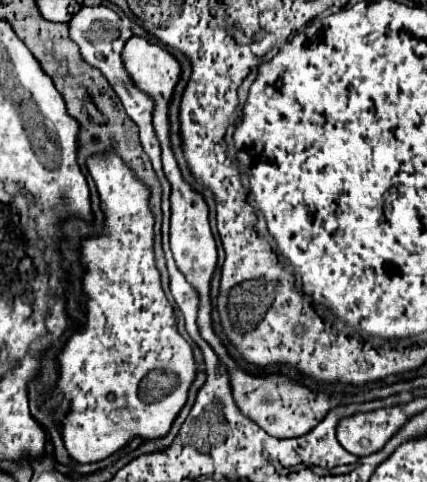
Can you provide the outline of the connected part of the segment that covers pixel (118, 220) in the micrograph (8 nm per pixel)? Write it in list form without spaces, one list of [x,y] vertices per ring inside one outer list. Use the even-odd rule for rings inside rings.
[[[113,153],[109,155],[103,155],[103,157],[89,157],[87,159],[87,167],[89,167],[89,173],[93,175],[95,179],[95,185],[97,185],[97,191],[101,195],[101,207],[107,215],[107,227],[103,231],[103,235],[91,235],[85,238],[83,241],[83,247],[81,247],[81,253],[83,253],[83,263],[87,267],[87,275],[83,279],[85,283],[85,293],[87,293],[87,329],[85,331],[79,331],[75,333],[63,353],[59,355],[59,365],[61,365],[61,379],[59,379],[59,391],[67,395],[67,399],[71,401],[71,411],[67,417],[61,419],[63,427],[61,427],[61,433],[63,433],[63,441],[65,441],[65,447],[71,455],[73,461],[77,463],[95,463],[95,461],[101,461],[109,455],[113,455],[117,449],[121,449],[123,445],[127,445],[133,437],[143,437],[143,439],[151,439],[151,437],[163,437],[173,419],[175,419],[175,413],[181,411],[183,403],[187,401],[187,391],[189,391],[189,385],[191,385],[191,379],[195,379],[195,361],[193,361],[193,353],[191,353],[191,347],[189,343],[177,333],[177,327],[175,327],[175,317],[173,317],[173,307],[169,305],[163,289],[161,289],[161,279],[159,279],[159,271],[155,267],[155,261],[153,261],[153,215],[151,215],[151,209],[147,205],[147,199],[149,199],[149,189],[135,179],[133,171]]]

